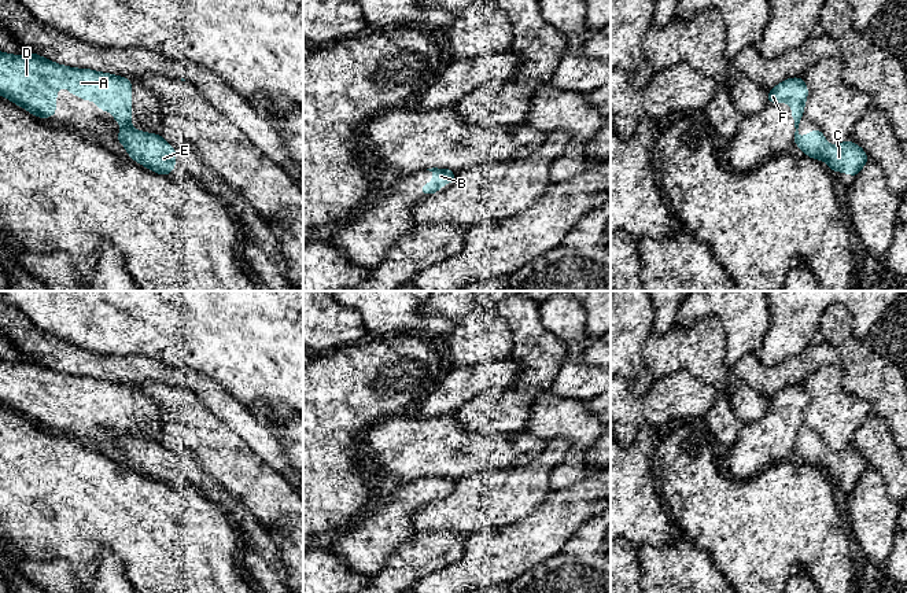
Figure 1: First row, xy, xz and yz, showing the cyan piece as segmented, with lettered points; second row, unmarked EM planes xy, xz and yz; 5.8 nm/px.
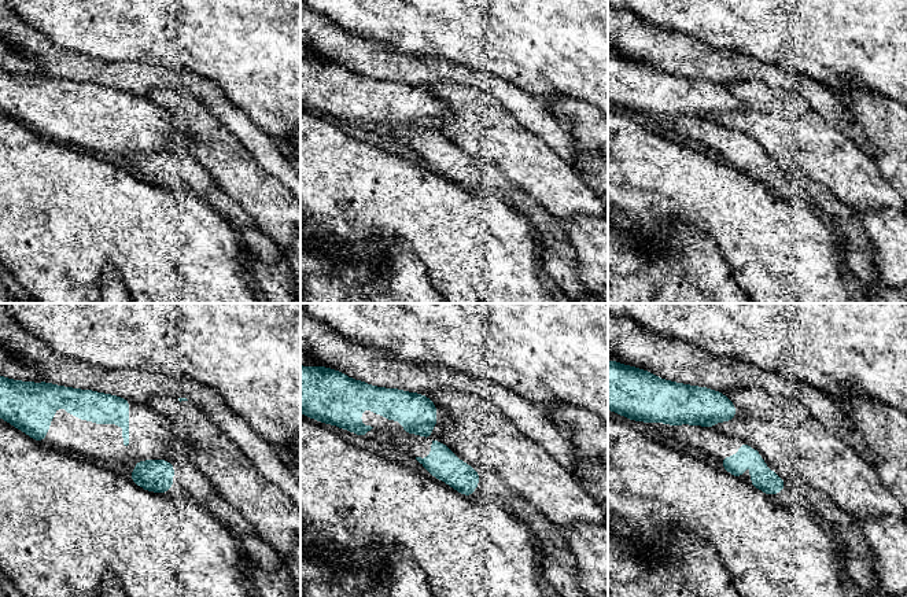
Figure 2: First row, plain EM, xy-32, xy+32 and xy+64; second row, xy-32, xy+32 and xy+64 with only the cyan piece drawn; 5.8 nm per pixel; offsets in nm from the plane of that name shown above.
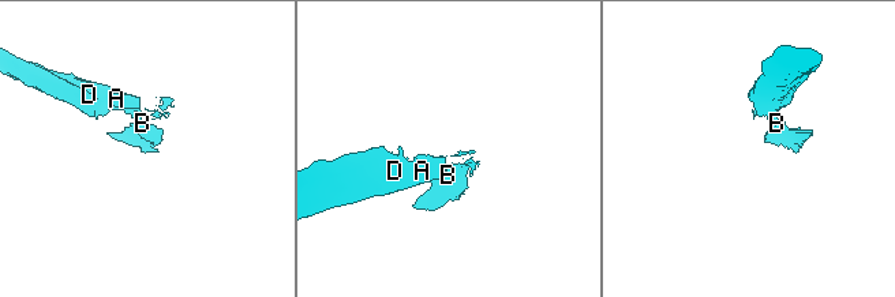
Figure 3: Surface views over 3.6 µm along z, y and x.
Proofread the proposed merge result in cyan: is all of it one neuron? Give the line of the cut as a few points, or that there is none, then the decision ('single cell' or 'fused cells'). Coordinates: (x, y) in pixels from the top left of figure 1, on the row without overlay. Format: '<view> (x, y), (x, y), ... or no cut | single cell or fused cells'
xy (129, 434), (120, 439) | fused cells

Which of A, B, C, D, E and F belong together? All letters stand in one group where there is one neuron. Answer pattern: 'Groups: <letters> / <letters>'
Groups: A D F / B C E

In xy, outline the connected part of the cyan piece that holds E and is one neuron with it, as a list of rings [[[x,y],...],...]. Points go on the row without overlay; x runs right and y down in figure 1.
[[[129,435],[121,438],[117,447],[126,454],[128,463],[144,475],[162,483],[173,479],[177,468],[176,456],[161,442]]]

